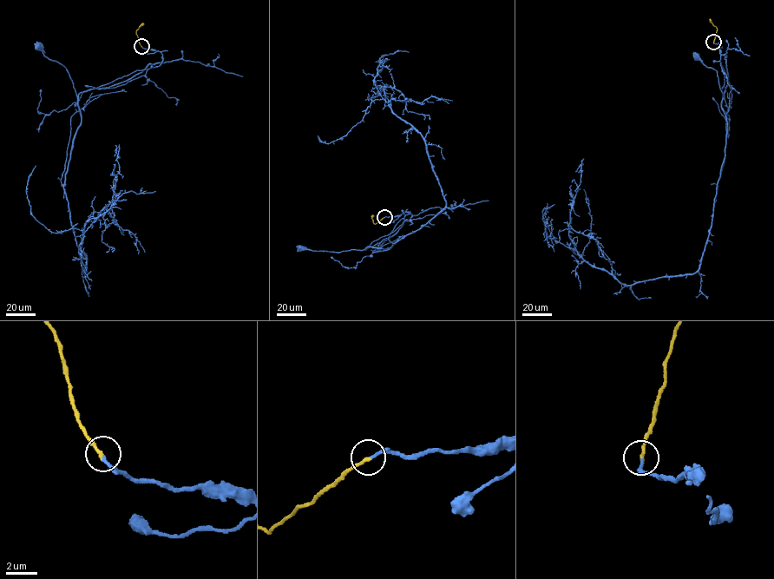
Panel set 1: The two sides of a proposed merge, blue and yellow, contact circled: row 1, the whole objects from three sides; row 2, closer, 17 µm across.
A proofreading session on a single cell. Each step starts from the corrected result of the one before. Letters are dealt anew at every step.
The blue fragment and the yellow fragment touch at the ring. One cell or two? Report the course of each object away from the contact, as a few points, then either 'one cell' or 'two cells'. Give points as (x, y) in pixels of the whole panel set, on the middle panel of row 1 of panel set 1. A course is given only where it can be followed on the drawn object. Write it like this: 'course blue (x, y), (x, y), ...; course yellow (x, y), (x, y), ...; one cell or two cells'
course blue (384, 217), (398, 216), (406, 212), (412, 215), (395, 233), (366, 249), (338, 252), (302, 248); course yellow (384, 217), (375, 224), (372, 214); one cell

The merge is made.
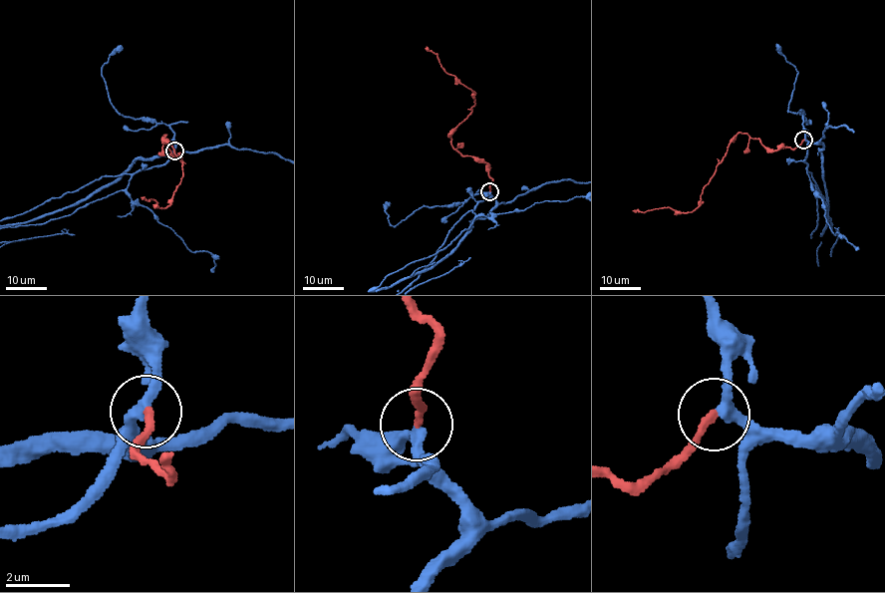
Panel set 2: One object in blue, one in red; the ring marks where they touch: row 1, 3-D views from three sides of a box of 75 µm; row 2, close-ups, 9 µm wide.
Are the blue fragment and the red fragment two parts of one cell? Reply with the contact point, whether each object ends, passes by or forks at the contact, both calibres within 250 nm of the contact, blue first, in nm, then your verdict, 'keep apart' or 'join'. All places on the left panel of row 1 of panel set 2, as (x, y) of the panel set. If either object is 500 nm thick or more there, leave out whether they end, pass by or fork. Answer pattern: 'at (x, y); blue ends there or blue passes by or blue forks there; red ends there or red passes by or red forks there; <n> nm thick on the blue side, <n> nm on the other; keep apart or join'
at (174, 150); blue passes by; red ends there; 300 nm thick on the blue side, 240 nm on the other; join

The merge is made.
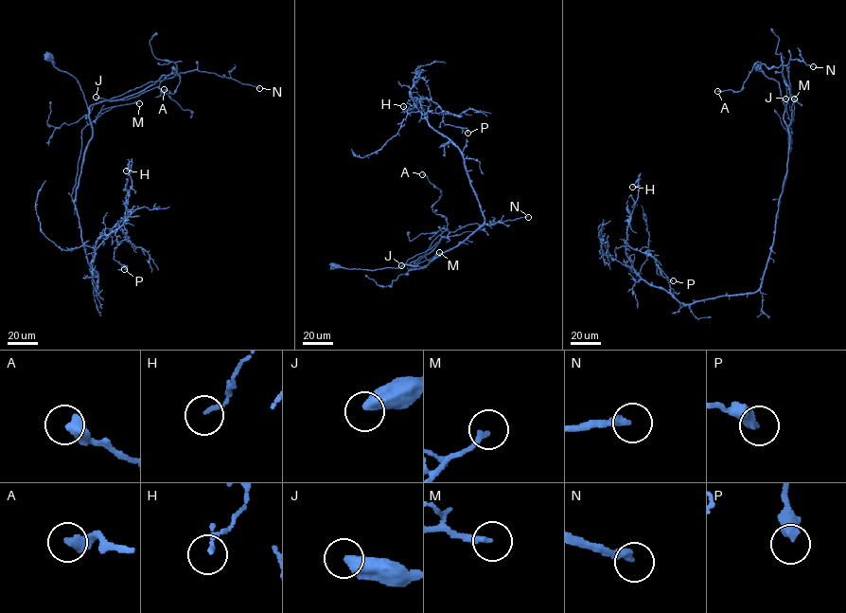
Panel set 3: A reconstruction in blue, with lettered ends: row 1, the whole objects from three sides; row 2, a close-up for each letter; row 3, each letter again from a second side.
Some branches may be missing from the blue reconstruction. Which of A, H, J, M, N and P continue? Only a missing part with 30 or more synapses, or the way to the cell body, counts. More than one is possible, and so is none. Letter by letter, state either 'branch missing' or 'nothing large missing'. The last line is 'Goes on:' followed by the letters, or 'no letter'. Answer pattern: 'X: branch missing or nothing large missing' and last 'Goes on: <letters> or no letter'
A: nothing large missing
H: nothing large missing
J: nothing large missing
M: nothing large missing
N: branch missing
P: nothing large missing
Goes on: N

